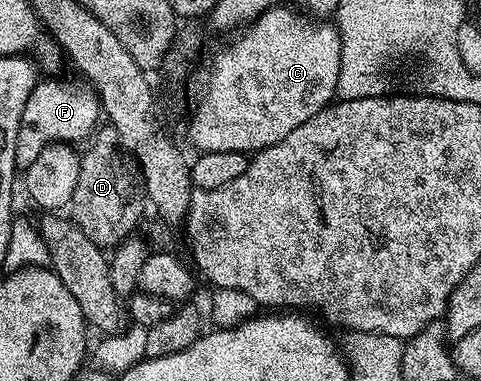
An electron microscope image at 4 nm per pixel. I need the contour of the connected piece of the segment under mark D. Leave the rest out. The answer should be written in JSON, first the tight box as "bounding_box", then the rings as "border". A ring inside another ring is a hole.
{"bounding_box":[69,123,145,250],"border":[[[104,123],[87,146],[87,149],[82,149],[79,157],[80,173],[77,174],[77,186],[73,189],[69,216],[98,248],[107,250],[126,241],[127,232],[138,226],[139,219],[143,216],[145,200],[136,181],[135,184],[131,181],[131,176],[123,165],[124,153],[114,124]]]}

